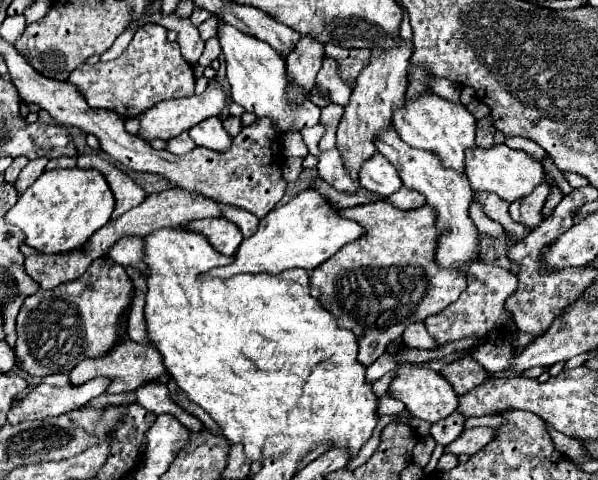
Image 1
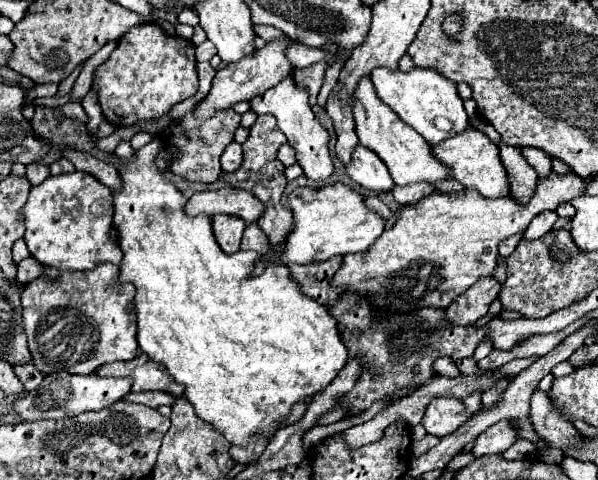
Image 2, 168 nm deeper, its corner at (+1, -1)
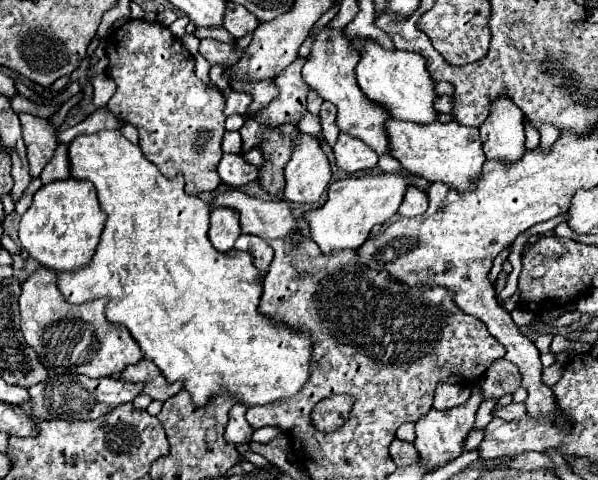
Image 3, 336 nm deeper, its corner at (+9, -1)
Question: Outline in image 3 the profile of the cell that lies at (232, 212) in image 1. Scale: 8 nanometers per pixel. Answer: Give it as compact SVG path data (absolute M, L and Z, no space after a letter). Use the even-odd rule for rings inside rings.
M241 234L237 238L235 248L237 250L245 250L245 252L249 252L253 256L253 262L259 268L261 280L263 280L267 276L271 260L273 260L273 248L265 240L259 240L257 236L247 236L247 234Z

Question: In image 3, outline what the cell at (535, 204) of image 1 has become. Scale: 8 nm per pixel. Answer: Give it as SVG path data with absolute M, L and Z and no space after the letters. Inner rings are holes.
M499 96L489 106L489 116L479 126L487 160L519 160L525 150L523 112L511 104L507 96Z

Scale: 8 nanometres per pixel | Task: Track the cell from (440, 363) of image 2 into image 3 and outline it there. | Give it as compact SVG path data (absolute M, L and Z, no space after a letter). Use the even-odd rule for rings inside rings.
M439 384L439 388L435 390L433 408L435 410L449 410L453 406L463 404L469 396L471 396L471 390L463 390L457 384Z

